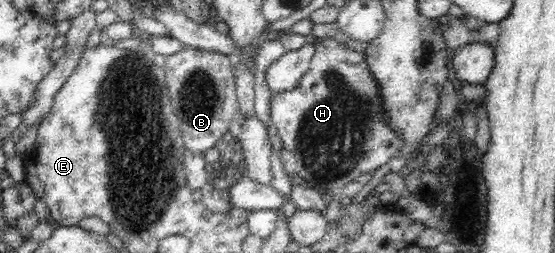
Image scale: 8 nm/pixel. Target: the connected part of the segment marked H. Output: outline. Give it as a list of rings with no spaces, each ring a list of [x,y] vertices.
[[[340,37],[317,38],[314,47],[309,70],[306,70],[291,92],[272,94],[269,110],[271,122],[281,137],[282,146],[293,151],[299,159],[296,174],[314,189],[331,193],[356,180],[361,174],[372,174],[389,161],[398,158],[401,139],[385,123],[387,113],[383,111],[378,84],[369,72],[364,53],[345,47]]]

